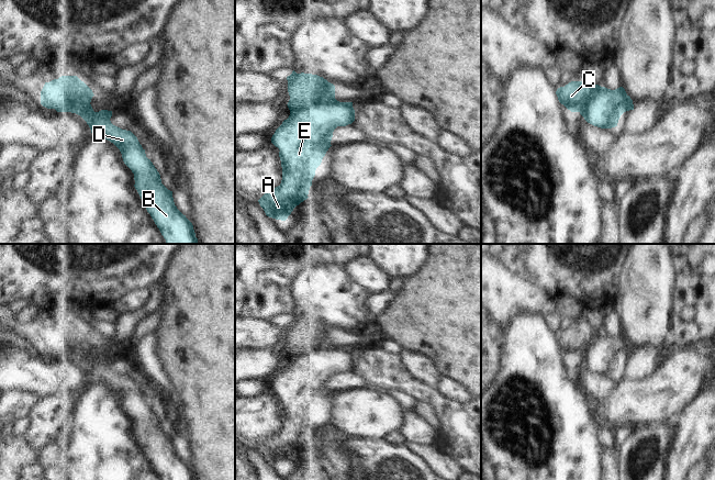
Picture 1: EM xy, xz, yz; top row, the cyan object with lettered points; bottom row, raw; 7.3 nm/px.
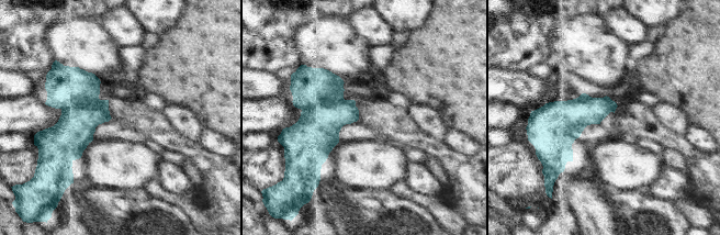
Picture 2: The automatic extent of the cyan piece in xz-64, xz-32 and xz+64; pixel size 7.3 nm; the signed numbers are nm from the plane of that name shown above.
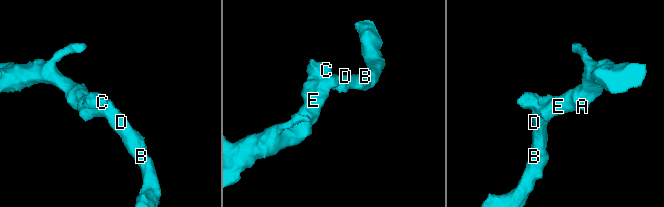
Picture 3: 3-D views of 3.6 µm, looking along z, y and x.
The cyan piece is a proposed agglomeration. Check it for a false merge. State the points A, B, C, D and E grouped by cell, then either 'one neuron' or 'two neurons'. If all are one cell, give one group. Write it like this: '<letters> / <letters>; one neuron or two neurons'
A B D E / C; two neurons

